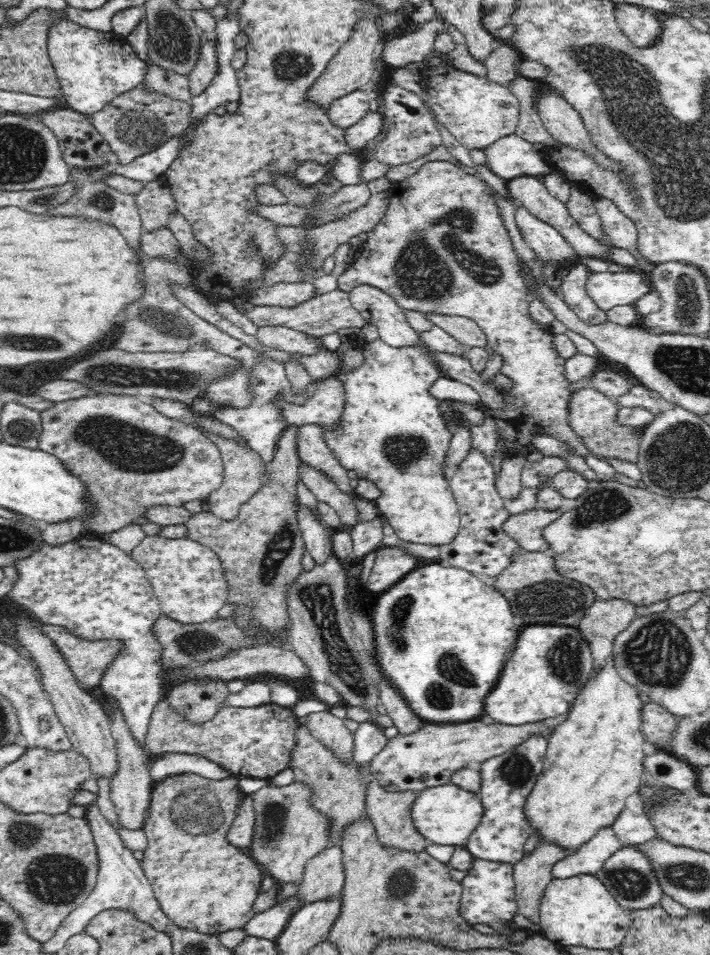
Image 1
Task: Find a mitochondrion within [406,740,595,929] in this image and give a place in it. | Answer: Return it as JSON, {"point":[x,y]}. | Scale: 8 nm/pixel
{"point":[516,771]}

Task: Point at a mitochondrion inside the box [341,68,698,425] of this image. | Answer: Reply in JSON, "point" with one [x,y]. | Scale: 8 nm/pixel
{"point":[426,268]}

